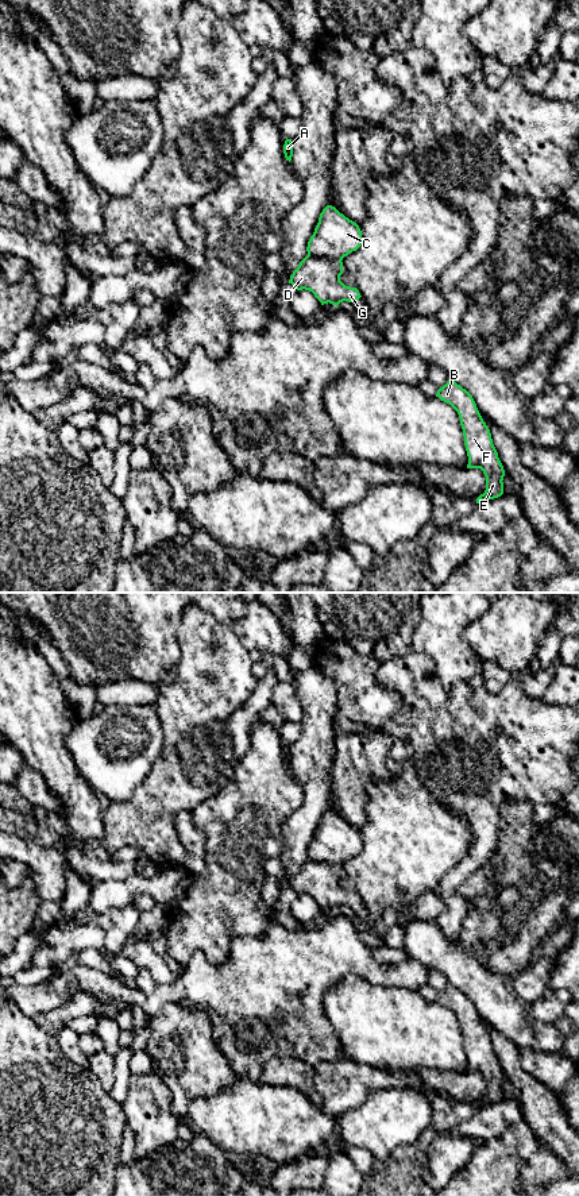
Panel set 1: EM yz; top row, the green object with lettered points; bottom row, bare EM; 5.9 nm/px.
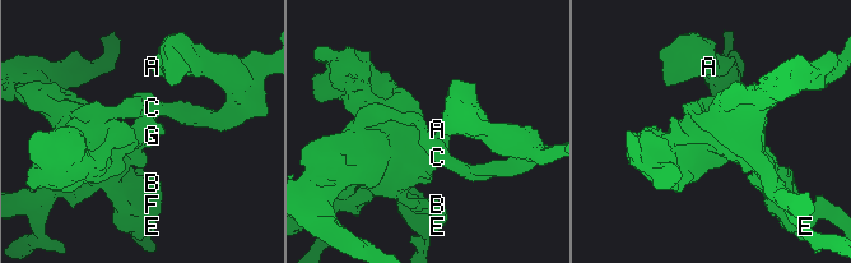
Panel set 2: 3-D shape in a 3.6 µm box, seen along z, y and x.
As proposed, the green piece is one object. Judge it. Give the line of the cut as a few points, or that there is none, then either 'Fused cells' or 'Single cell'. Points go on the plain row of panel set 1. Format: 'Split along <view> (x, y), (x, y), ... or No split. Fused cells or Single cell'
Split along yz (308, 857), (340, 865). Fused cells

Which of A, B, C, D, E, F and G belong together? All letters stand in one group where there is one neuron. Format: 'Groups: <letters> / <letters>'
Groups: A C / B D E F G

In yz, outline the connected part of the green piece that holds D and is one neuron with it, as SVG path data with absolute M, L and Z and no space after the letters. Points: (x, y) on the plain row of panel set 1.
M306 860L290 880L289 888L297 895L309 895L324 908L339 910L354 907L362 900L356 892L346 891L340 886L343 867L317 860Z

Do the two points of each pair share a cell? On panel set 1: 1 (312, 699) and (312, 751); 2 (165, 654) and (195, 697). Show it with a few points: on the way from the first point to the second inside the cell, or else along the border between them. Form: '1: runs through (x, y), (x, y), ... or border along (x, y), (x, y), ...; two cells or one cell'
1: runs through (313, 712), (313, 739); one cell
2: border along (180, 636), (181, 658), (174, 678), (151, 683); two cells

